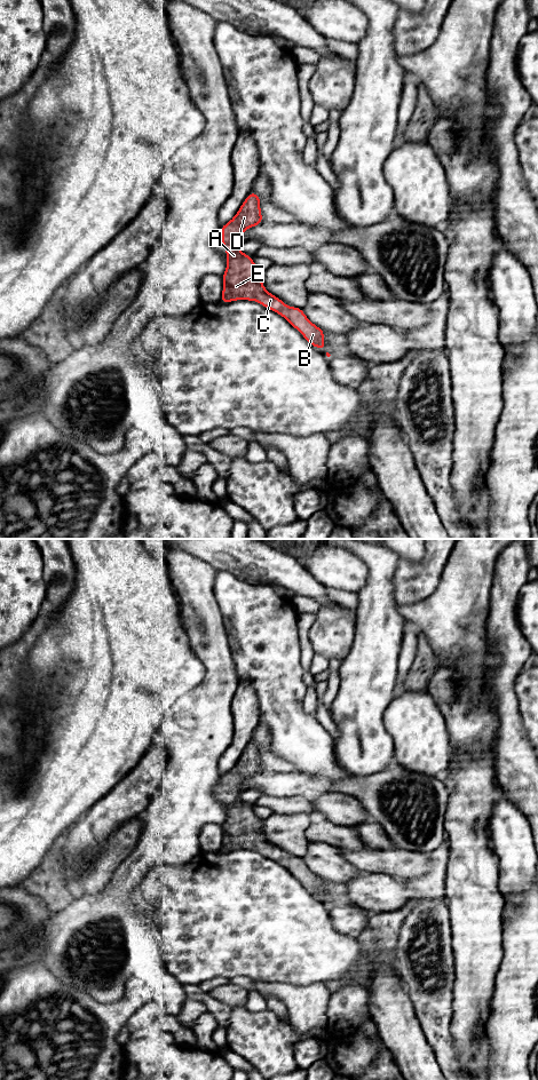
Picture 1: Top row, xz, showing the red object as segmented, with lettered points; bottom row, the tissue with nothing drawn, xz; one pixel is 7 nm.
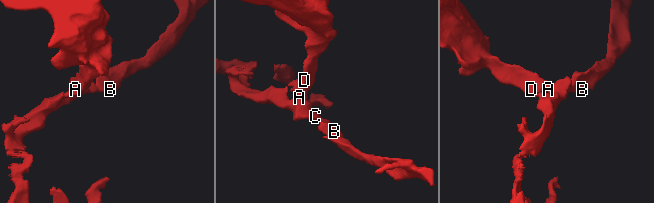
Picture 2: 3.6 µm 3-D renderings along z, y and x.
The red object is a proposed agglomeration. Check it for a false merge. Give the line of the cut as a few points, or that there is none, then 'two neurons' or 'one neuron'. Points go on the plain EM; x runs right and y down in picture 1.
no cut; one neuron

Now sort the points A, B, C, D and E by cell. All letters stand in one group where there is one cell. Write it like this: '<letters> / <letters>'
A B C D E

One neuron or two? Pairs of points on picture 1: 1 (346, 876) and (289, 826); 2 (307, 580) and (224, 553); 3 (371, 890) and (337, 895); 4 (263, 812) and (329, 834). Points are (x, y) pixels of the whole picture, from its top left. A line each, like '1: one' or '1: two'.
1: one
2: one
3: two
4: two

